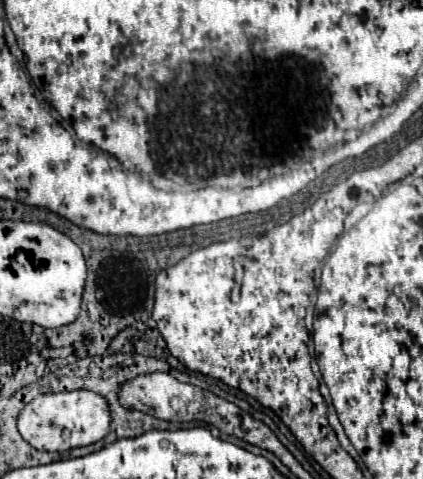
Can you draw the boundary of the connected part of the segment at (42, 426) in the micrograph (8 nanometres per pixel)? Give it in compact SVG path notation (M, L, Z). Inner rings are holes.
M74 389L34 397L18 415L18 431L38 451L62 453L104 439L106 433L110 433L110 421L112 417L108 401L100 393L88 389Z

